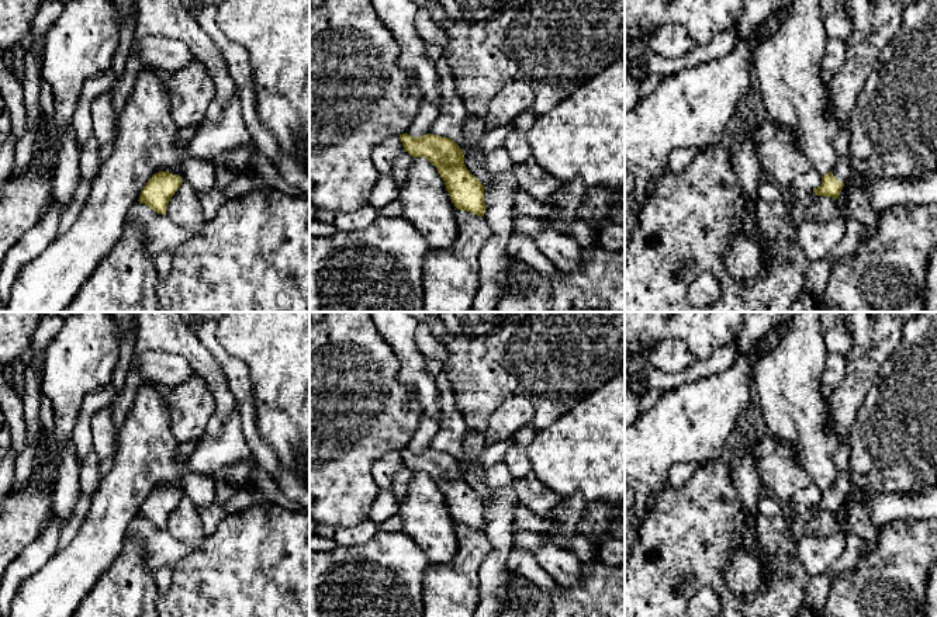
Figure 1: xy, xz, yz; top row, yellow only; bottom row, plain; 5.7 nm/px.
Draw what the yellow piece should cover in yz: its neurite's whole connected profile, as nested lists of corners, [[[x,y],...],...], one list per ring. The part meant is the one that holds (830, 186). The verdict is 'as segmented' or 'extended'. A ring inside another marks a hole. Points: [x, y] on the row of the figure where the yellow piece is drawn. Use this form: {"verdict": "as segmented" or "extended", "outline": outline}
{"verdict": "extended", "outline": [[[841,122],[834,139],[836,163],[830,173],[822,176],[822,184],[813,188],[816,195],[839,198],[844,183],[853,174],[851,169],[851,134],[847,122]]]}

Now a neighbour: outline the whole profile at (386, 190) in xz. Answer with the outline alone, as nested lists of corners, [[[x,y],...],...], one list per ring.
[[[380,173],[369,204],[377,209],[383,209],[393,201],[398,200],[398,194],[400,188],[391,174]]]

